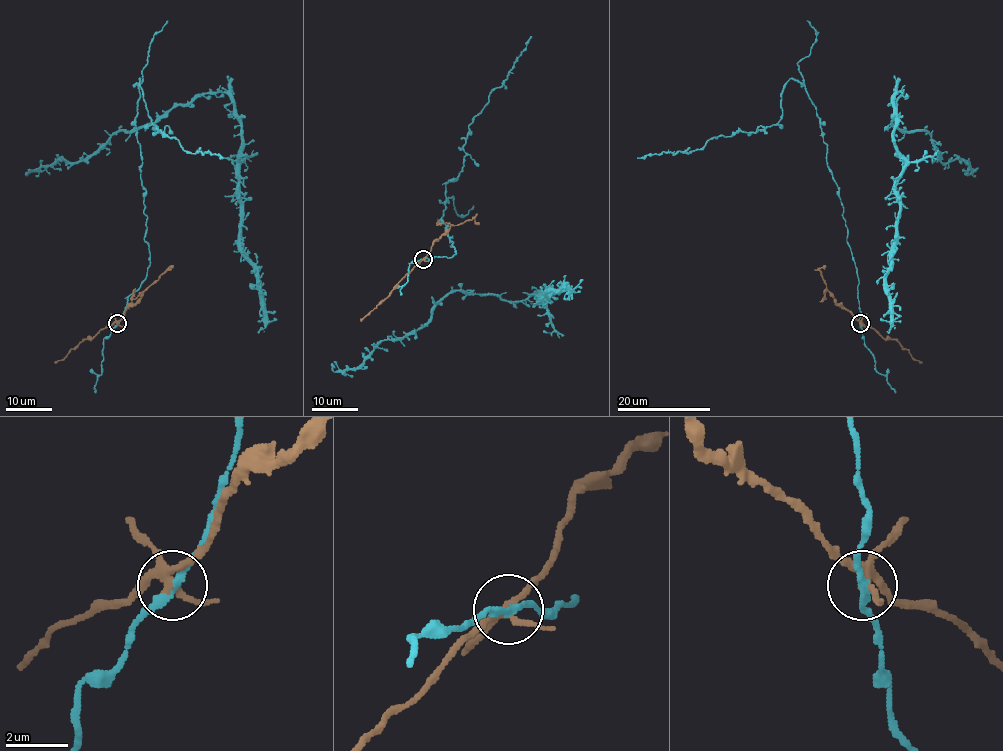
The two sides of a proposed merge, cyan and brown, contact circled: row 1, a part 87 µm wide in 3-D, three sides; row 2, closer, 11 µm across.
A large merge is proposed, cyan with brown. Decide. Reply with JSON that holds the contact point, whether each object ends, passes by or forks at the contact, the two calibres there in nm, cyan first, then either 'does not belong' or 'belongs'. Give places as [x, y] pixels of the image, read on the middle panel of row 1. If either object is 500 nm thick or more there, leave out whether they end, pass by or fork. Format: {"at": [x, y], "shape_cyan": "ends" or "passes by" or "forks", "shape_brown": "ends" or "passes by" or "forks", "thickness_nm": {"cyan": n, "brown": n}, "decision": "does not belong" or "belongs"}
{"at": [423, 259], "shape_cyan": "passes by", "shape_brown": "forks", "thickness_nm": {"cyan": 240, "brown": 240}, "decision": "does not belong"}

